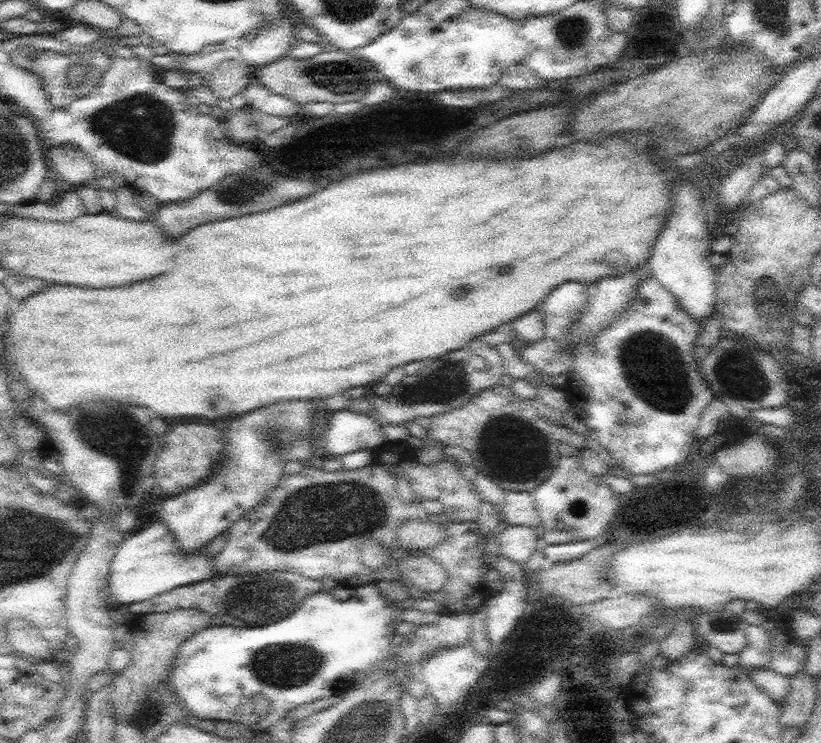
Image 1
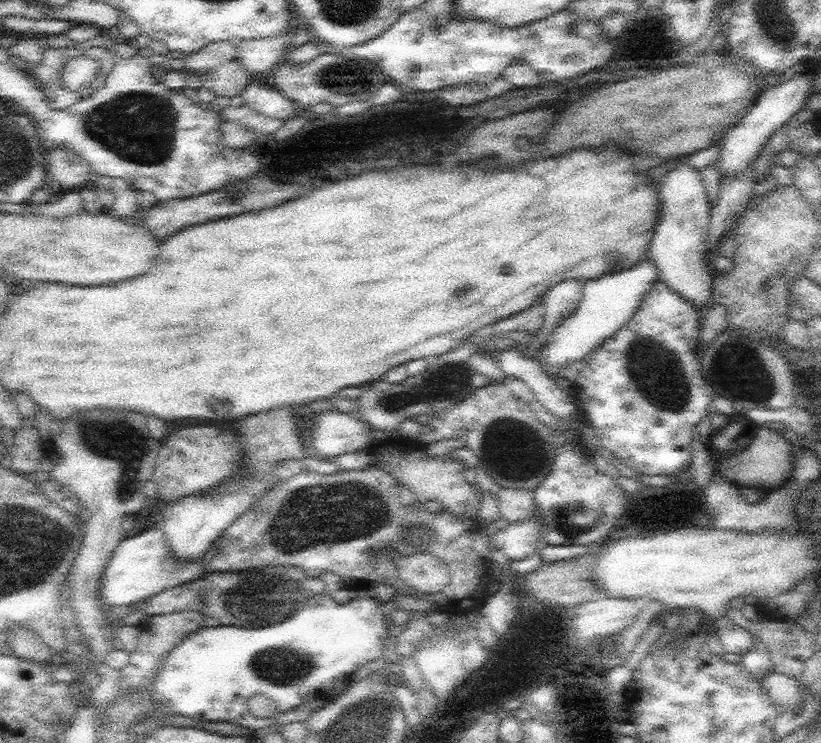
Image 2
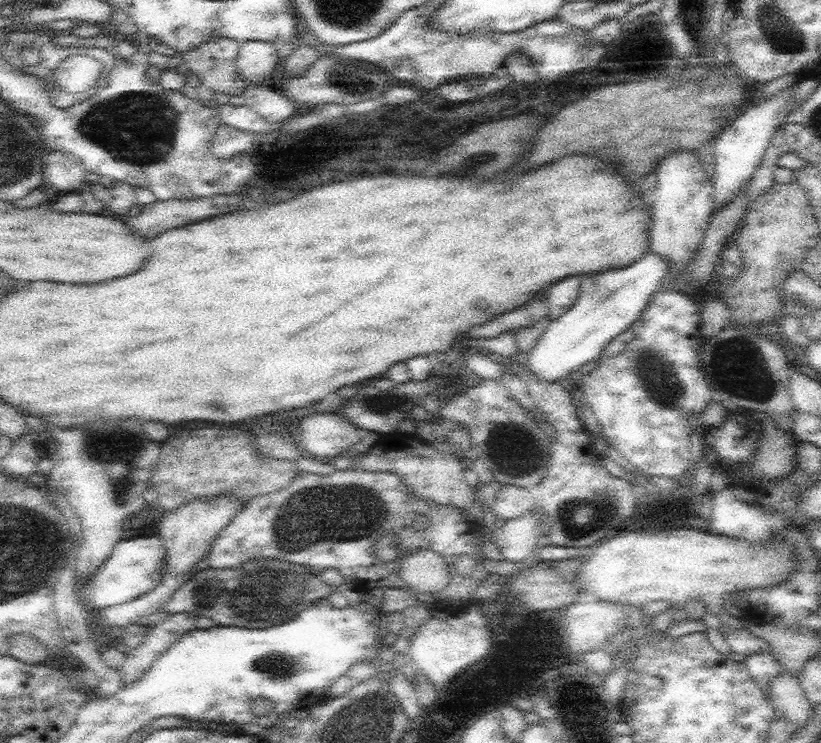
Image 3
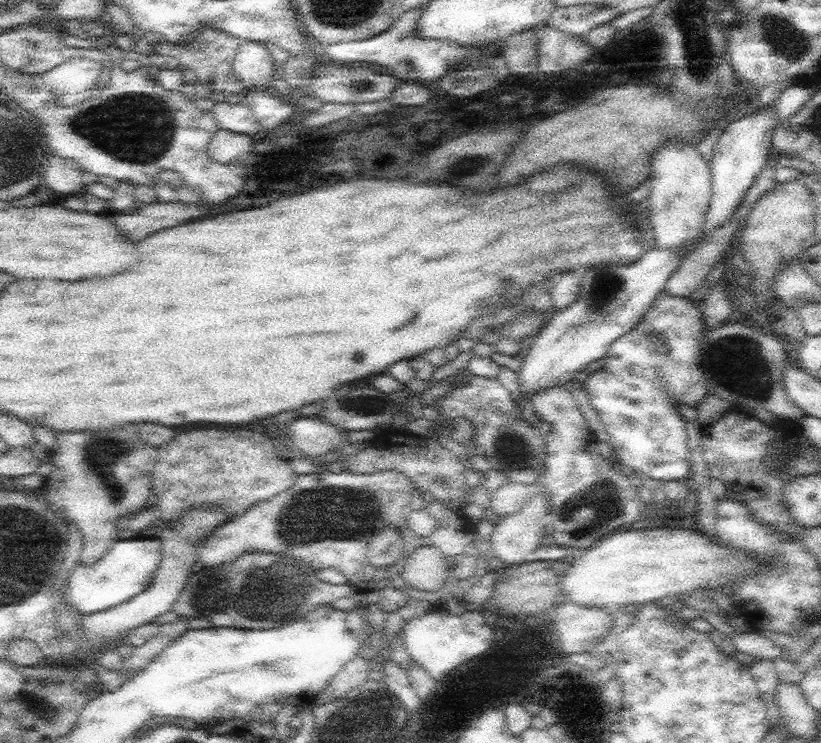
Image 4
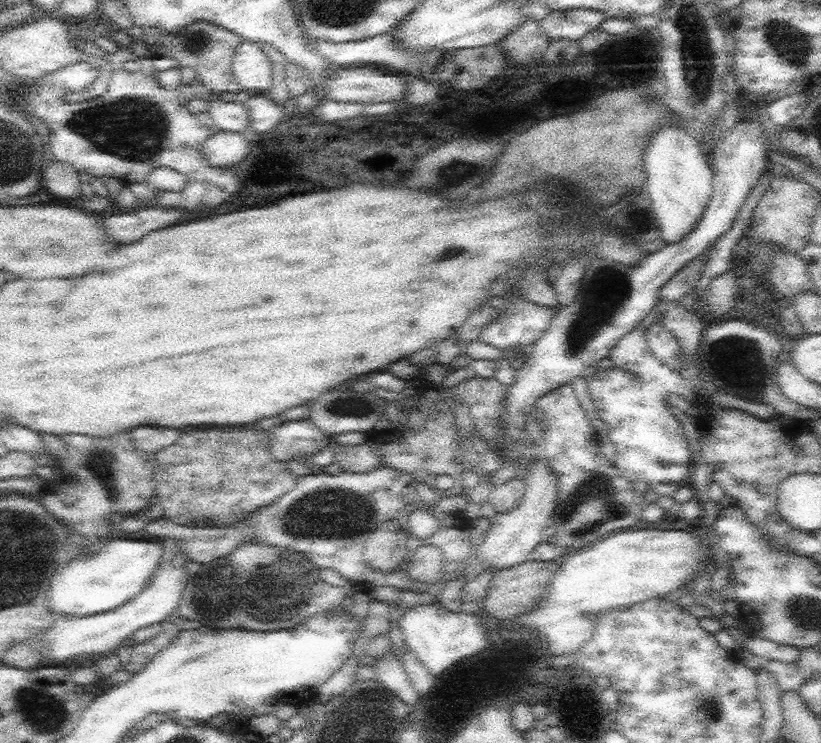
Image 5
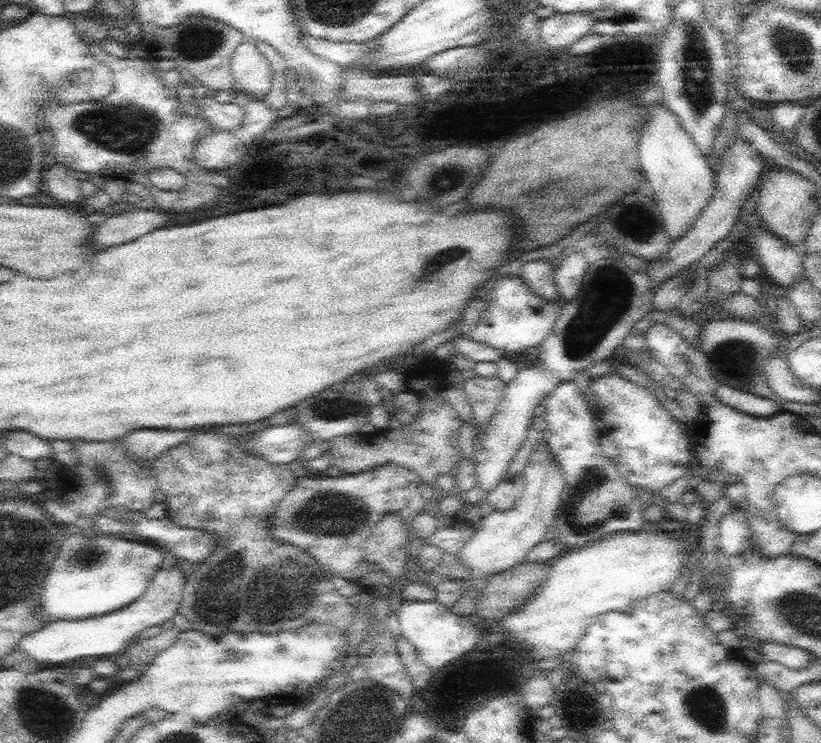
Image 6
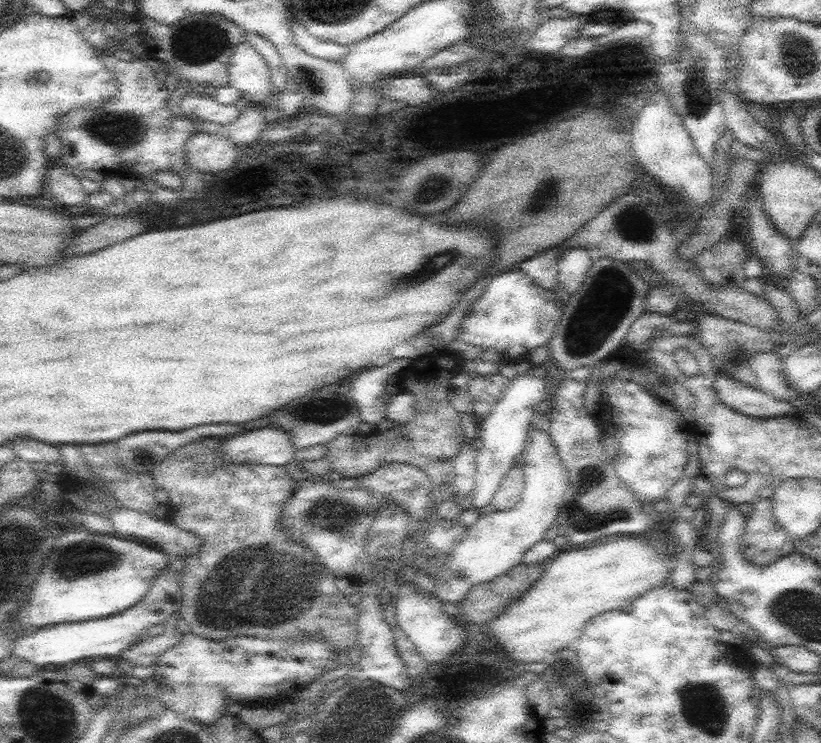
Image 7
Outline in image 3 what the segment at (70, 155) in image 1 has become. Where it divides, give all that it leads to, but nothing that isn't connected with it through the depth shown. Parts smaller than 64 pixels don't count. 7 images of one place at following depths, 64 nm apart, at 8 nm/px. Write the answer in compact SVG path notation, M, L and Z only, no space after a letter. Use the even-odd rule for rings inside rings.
M47 152L47 162L43 164L43 182L45 188L57 188L61 192L77 192L85 182L83 176L87 174L83 164L67 154Z

